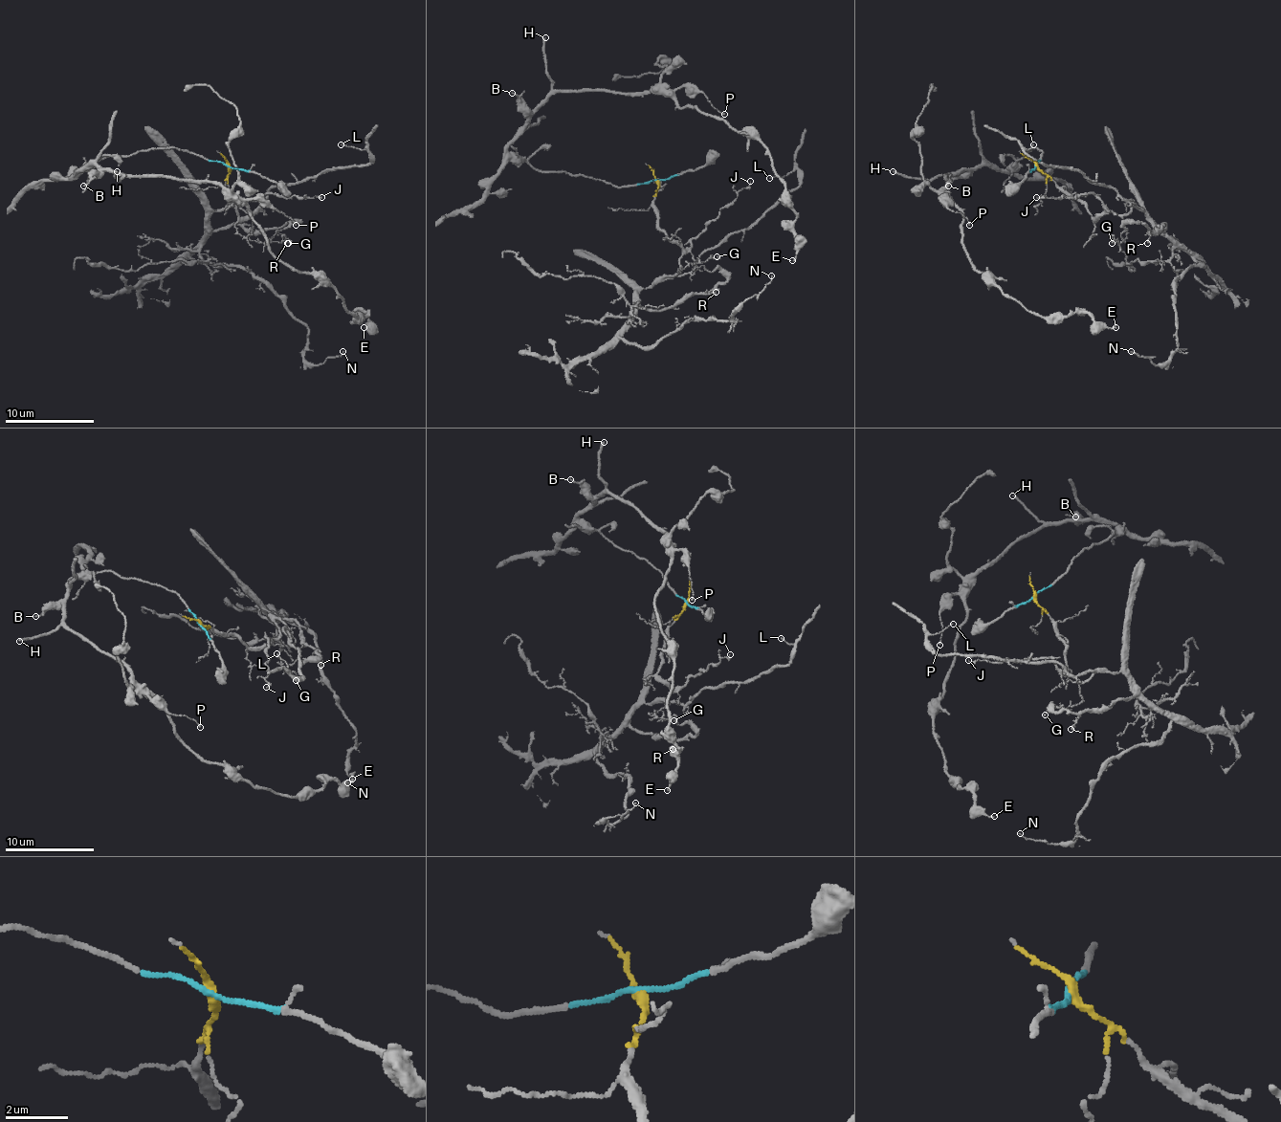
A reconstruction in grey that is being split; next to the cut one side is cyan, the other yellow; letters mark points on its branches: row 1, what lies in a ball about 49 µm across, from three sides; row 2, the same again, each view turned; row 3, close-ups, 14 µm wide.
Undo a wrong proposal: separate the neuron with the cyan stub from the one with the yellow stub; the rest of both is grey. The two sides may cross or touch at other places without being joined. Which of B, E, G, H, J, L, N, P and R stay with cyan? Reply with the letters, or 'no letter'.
B, E, H, P

